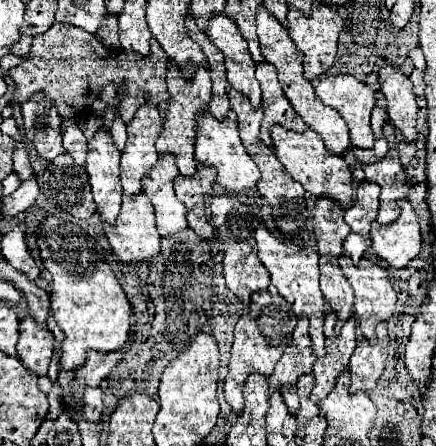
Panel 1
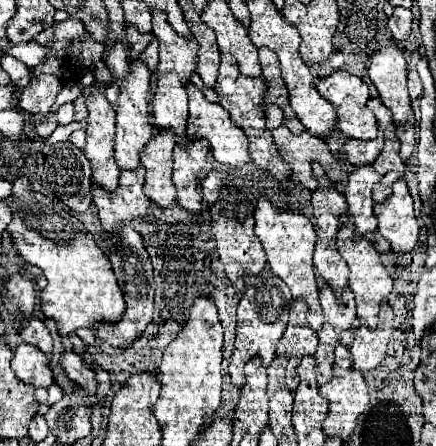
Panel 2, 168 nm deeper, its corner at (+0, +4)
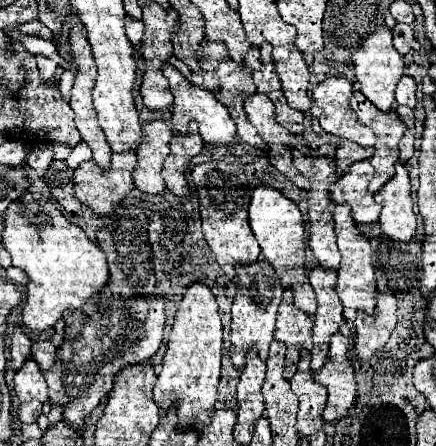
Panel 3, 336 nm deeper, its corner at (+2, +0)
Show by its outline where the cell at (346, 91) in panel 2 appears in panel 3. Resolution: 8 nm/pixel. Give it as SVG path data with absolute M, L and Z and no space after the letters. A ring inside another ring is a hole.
M328 77L312 91L316 107L320 109L320 127L326 133L370 147L376 143L376 135L370 127L358 121L354 109L350 107L348 101L352 91L352 81L346 77Z

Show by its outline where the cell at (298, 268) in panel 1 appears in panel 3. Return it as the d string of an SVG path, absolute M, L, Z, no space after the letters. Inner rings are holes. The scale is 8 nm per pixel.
M260 185L254 189L252 199L250 199L250 227L252 233L262 249L264 259L274 267L276 275L280 277L281 285L290 289L294 293L294 305L308 313L314 315L316 313L316 297L314 297L314 289L308 283L308 271L306 271L306 257L304 257L304 219L300 215L300 209L296 207L296 203L292 203L290 199L286 199L282 193L278 193L276 189L268 187L268 185Z

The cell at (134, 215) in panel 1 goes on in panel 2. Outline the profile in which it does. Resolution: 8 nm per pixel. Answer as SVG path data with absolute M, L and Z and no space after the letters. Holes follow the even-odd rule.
M138 165L136 169L120 173L120 185L114 193L106 193L106 189L92 183L92 201L98 209L98 217L106 231L122 223L130 223L138 217L146 217L150 199L142 191L144 185L144 169Z

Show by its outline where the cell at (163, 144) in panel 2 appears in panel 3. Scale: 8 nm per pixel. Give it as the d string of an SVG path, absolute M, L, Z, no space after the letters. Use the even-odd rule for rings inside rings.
M150 121L150 123L144 123L142 125L144 129L144 137L142 137L142 143L138 145L136 149L136 155L138 155L138 165L134 169L134 185L142 191L142 193L148 193L148 195L160 195L166 191L166 183L160 175L162 171L162 165L164 165L164 159L168 157L170 153L170 139L172 139L172 129L164 123L164 121Z

